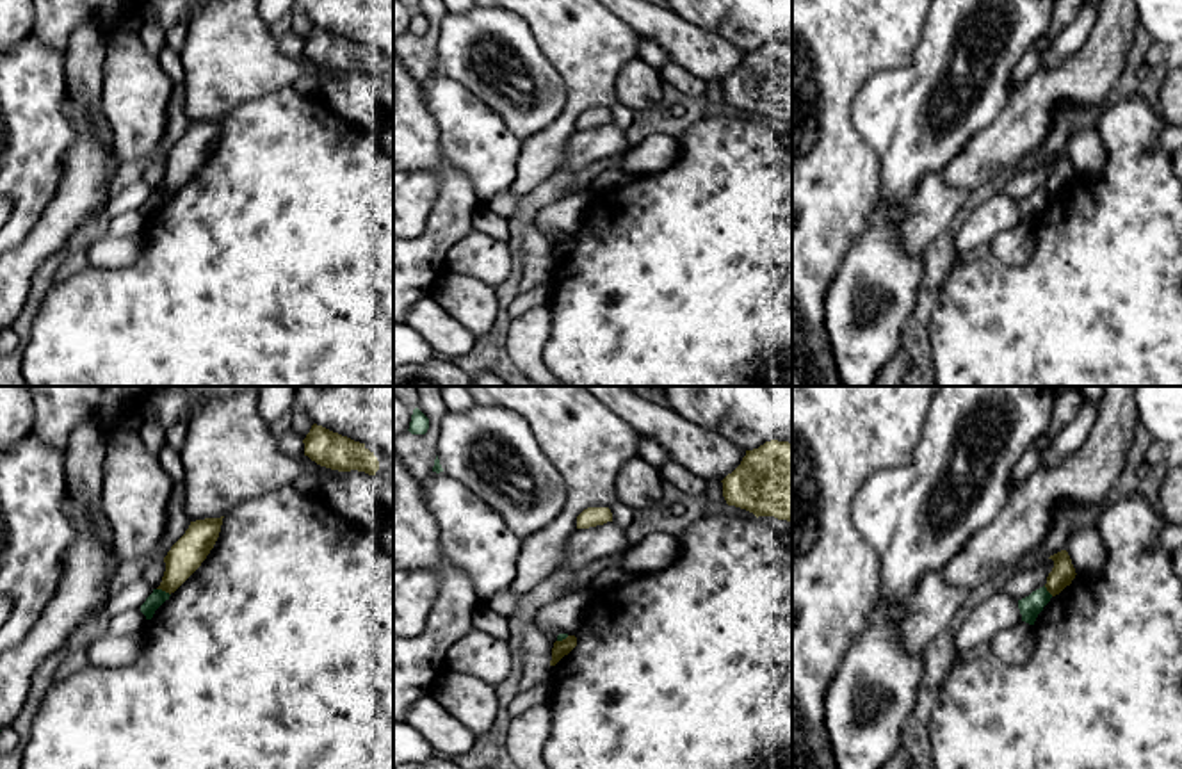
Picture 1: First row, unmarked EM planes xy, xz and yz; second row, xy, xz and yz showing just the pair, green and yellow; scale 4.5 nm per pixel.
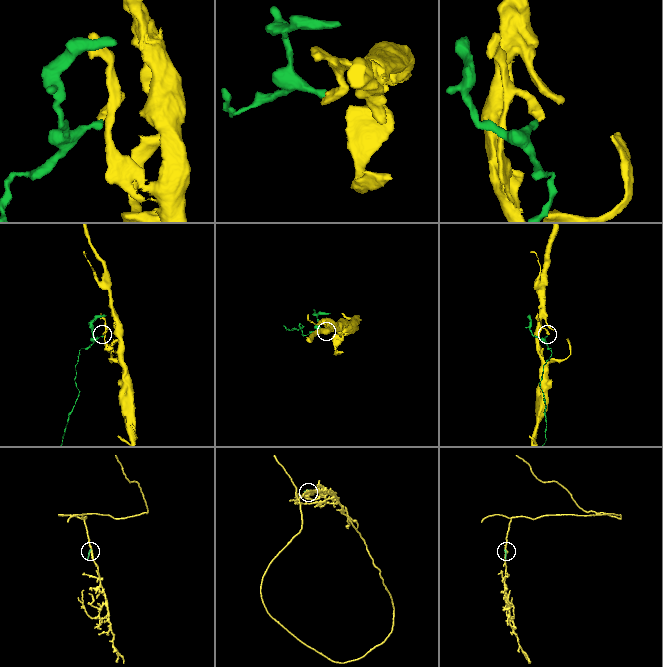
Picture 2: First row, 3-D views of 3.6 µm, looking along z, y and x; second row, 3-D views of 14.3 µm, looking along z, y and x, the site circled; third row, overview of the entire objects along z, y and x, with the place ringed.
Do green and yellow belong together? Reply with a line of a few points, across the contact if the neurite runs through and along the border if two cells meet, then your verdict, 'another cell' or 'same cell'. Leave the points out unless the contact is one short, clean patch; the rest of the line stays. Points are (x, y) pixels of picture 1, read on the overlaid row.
line xy (157, 588), (170, 595); another cell

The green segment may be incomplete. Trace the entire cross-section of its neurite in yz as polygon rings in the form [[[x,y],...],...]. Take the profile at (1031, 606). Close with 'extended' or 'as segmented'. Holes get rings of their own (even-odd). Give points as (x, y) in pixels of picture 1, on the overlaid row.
[[[1040,587],[1032,591],[1029,596],[1018,600],[1018,609],[1022,614],[1022,621],[1034,625],[1038,614],[1043,611],[1043,607],[1050,602],[1052,595],[1047,591],[1047,587]]]; as segmented

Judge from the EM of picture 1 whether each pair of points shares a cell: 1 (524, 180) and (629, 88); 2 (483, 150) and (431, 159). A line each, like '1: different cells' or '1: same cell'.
1: different cells
2: different cells

